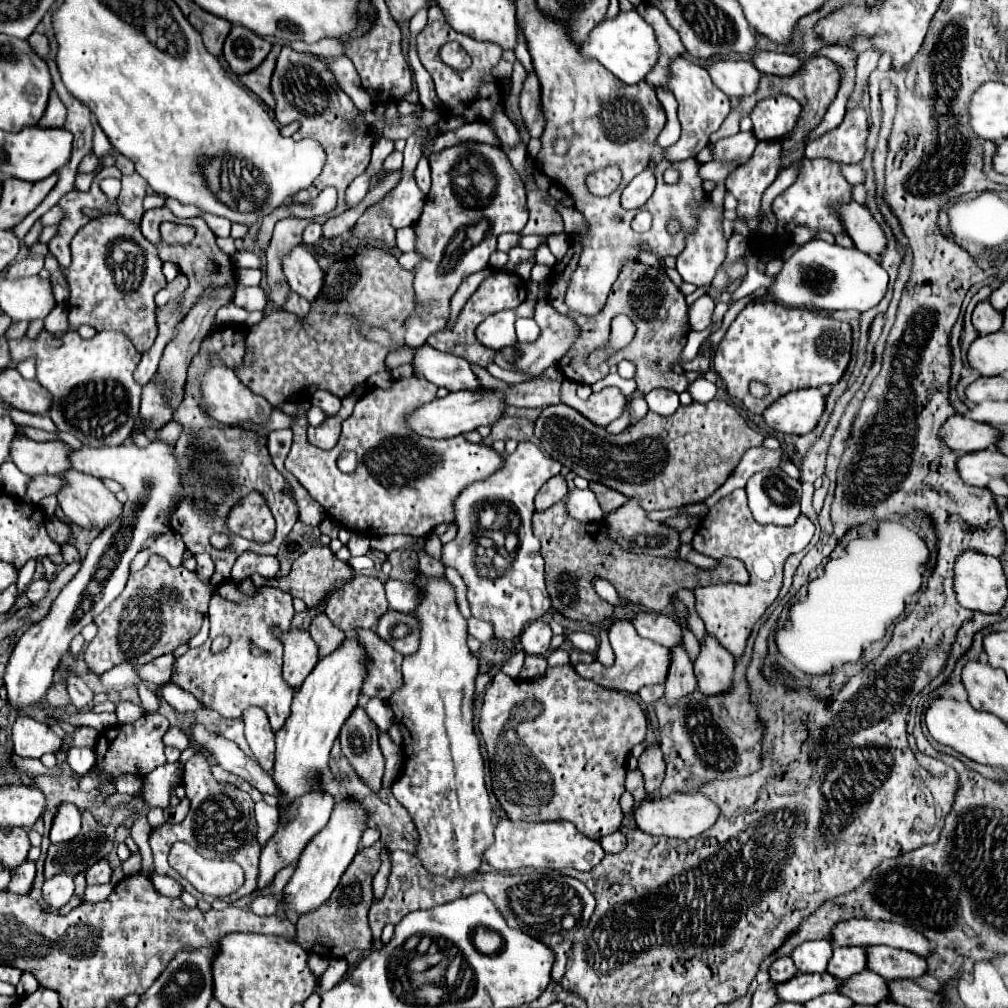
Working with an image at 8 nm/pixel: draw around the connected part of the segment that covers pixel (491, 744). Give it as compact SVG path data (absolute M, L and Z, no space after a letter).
M571 663L549 667L537 681L519 681L499 671L485 689L479 731L491 761L493 793L509 819L571 821L595 841L619 829L623 821L619 797L625 791L625 761L633 745L643 743L647 733L647 717L627 693L603 689L595 681L583 679Z

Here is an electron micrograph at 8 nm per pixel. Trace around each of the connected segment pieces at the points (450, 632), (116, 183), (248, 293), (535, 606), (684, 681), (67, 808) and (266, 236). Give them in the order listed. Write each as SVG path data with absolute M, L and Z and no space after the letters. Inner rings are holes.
M415 569L413 581L421 591L421 601L413 611L413 617L419 621L419 649L405 657L403 687L397 689L389 699L395 713L395 723L399 725L405 739L405 767L403 775L393 783L393 795L399 803L405 805L415 821L419 831L419 845L415 855L423 861L423 865L435 875L463 877L479 869L485 847L493 843L495 829L491 823L491 803L485 785L479 739L473 731L473 691L479 659L471 655L465 643L467 619L463 619L459 611L455 587L447 581L447 577L425 575Z
M106 178L101 181L100 188L105 192L109 200L115 199L121 190L121 181L115 178Z
M239 285L237 293L233 297L233 303L245 311L263 311L267 305L267 297L261 287Z
M519 443L515 453L503 457L501 469L497 469L491 477L483 481L475 481L469 487L465 487L455 501L457 537L451 543L443 545L443 561L461 573L467 585L467 599L469 599L473 617L489 621L493 625L495 639L503 643L515 641L529 623L537 621L551 607L545 581L543 581L543 557L539 551L541 545L533 535L531 515L535 513L533 499L537 491L545 481L549 481L559 471L561 471L561 463L545 457L537 445ZM481 517L491 517L491 519L483 523Z
M675 645L671 649L671 661L669 661L669 673L665 681L665 697L667 701L677 701L679 697L691 693L697 685L695 673L693 673L693 661L689 659L685 645Z
M67 801L59 803L53 825L51 825L51 833L49 839L51 843L65 843L71 841L73 837L77 837L81 829L81 815L79 809Z
M277 209L277 211L273 211L271 215L267 215L267 217L261 221L261 227L259 227L257 237L255 237L255 245L257 245L259 249L265 251L265 249L269 247L269 243L271 243L271 233L273 233L273 225L275 225L279 219L287 217L287 215L291 215L289 209Z

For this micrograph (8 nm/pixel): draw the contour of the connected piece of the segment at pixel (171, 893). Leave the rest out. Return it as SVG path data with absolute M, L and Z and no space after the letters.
M153 873L151 877L151 881L155 890L161 894L165 895L165 897L179 897L179 893L183 891L183 887L175 881L175 879L171 879L171 877L163 877L163 875L157 875L157 873Z

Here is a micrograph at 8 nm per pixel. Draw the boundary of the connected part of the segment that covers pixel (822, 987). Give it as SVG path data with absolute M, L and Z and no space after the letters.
M797 973L789 981L783 983L773 983L771 987L775 989L777 997L781 1001L795 1001L795 1003L805 1003L813 997L819 997L821 993L831 993L837 991L837 985L841 985L839 979L835 979L829 973L821 975L807 975L807 973Z

